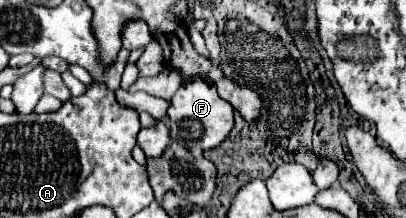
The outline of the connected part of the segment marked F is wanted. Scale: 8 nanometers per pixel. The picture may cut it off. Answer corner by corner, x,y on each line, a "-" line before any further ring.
190,77
182,81
180,89
170,99
170,107
166,115
170,119
170,139
196,151
218,147
234,127
232,105
218,95
216,85
212,81
200,77

